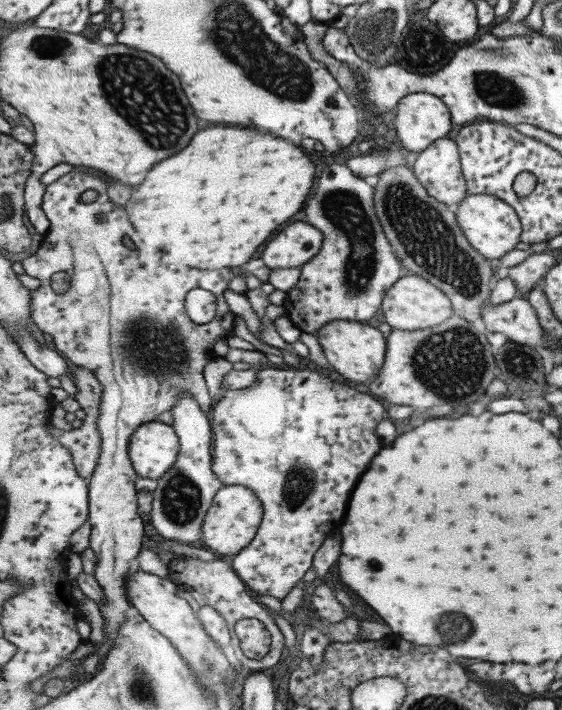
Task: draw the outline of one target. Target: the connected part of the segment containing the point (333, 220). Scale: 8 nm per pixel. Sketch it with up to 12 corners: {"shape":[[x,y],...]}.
{"shape":[[327,168],[307,202],[323,248],[283,304],[316,334],[374,323],[408,274],[375,187]]}

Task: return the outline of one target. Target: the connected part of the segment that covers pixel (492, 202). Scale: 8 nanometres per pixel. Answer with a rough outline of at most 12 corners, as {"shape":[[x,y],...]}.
{"shape":[[471,194],[458,221],[491,260],[522,241],[518,211],[491,194]]}

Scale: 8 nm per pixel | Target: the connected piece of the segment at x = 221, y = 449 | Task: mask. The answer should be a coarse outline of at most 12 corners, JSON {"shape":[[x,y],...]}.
{"shape":[[295,366],[211,410],[263,524],[233,568],[285,600],[341,530],[387,410]]}

